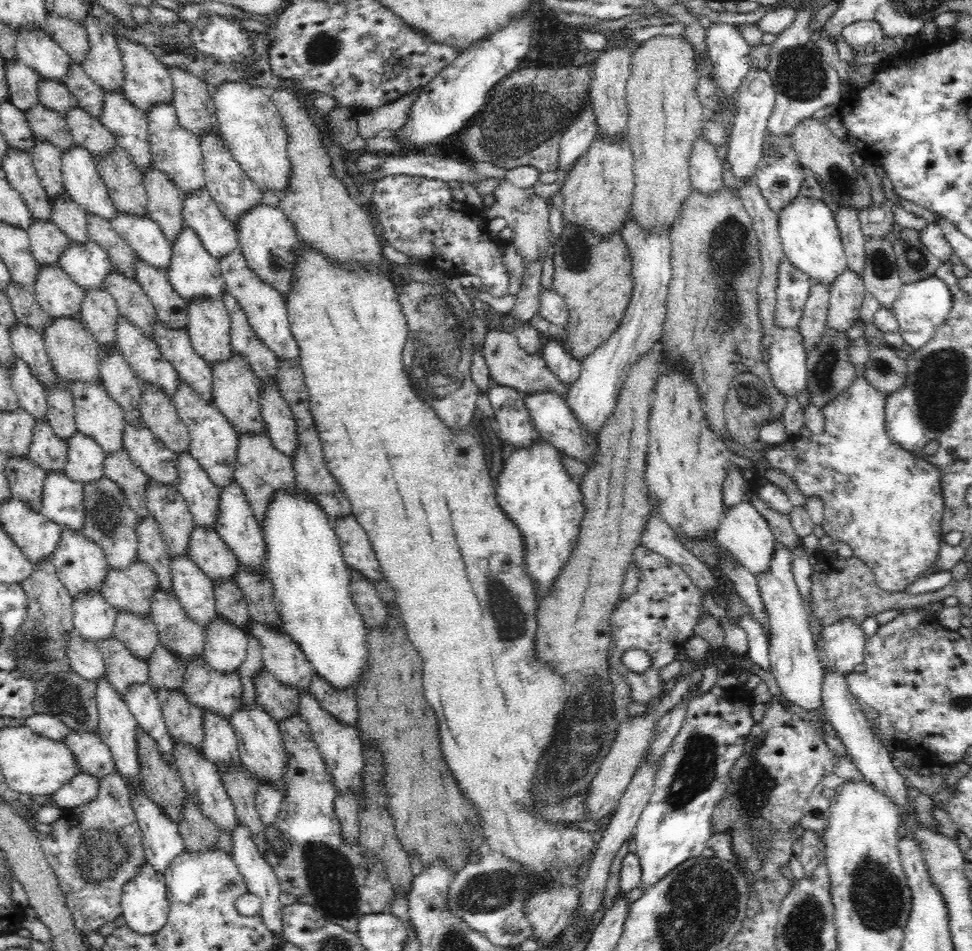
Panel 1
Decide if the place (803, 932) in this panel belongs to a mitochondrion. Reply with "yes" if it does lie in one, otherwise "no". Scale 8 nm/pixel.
yes

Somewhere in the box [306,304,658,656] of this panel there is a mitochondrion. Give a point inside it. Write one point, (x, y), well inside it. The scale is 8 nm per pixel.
(510, 621)

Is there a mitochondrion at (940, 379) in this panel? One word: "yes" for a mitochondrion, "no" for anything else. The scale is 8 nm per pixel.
yes

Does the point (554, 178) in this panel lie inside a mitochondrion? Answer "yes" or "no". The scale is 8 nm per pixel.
no

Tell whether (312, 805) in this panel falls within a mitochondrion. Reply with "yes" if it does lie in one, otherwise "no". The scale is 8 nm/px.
no

